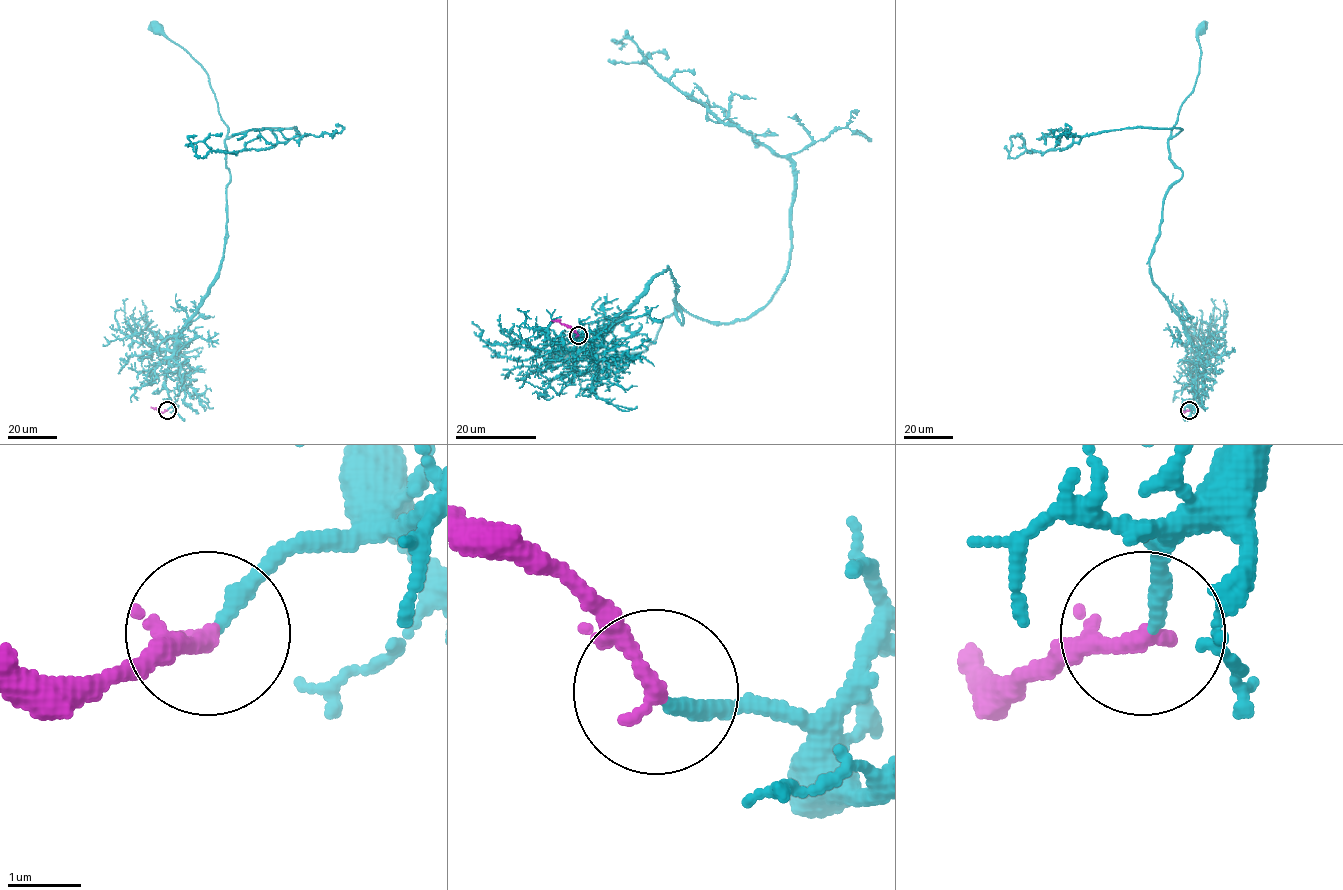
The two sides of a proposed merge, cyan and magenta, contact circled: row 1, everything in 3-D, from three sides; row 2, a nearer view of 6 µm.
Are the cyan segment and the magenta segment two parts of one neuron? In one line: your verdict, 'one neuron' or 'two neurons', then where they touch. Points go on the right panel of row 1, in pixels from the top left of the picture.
one neuron; at (1189, 410)

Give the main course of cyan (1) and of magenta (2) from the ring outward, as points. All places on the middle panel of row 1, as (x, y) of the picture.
1: (578, 335), (585, 341), (575, 356), (670, 270), (682, 324), (674, 300), (679, 307), (643, 352), (563, 353)
2: (577, 334), (572, 328), (551, 320)

